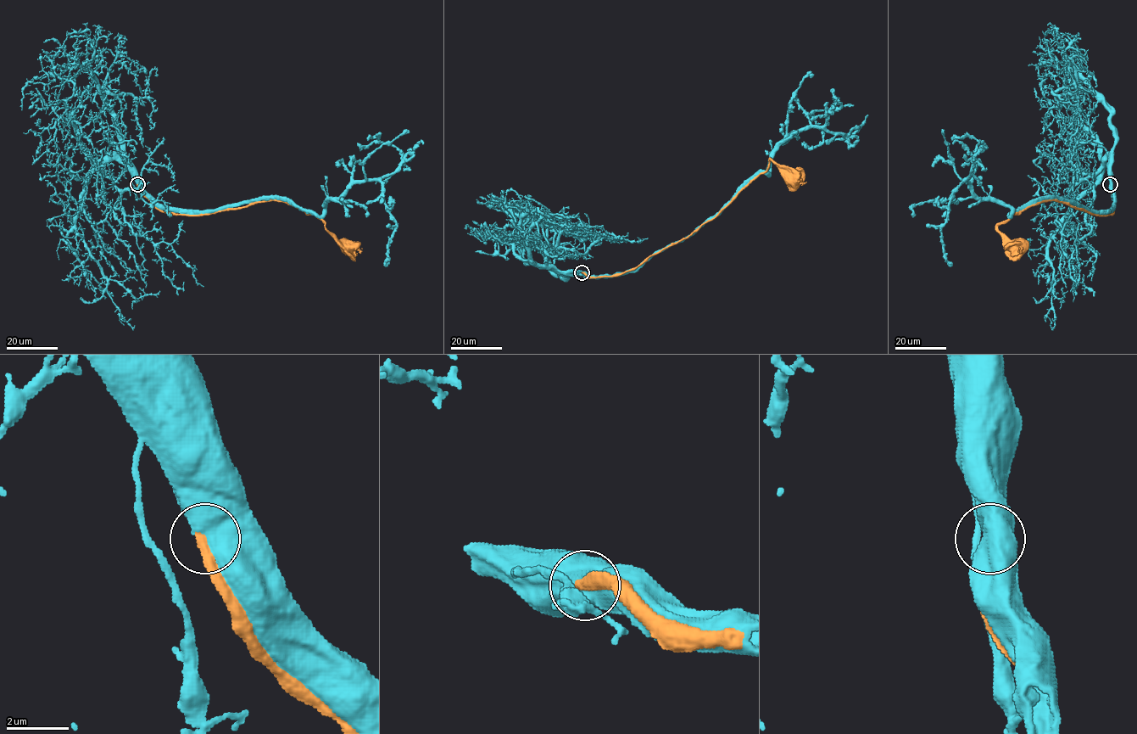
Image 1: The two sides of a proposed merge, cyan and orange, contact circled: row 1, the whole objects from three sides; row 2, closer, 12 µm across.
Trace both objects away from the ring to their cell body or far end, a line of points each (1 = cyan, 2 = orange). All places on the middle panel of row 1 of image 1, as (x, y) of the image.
1: (581, 272), (635, 271), (691, 236), (769, 173), (788, 137), (823, 126), (840, 105), (829, 113)
2: (581, 272), (588, 277), (617, 275), (688, 238), (762, 173), (769, 159), (790, 170), (793, 177)

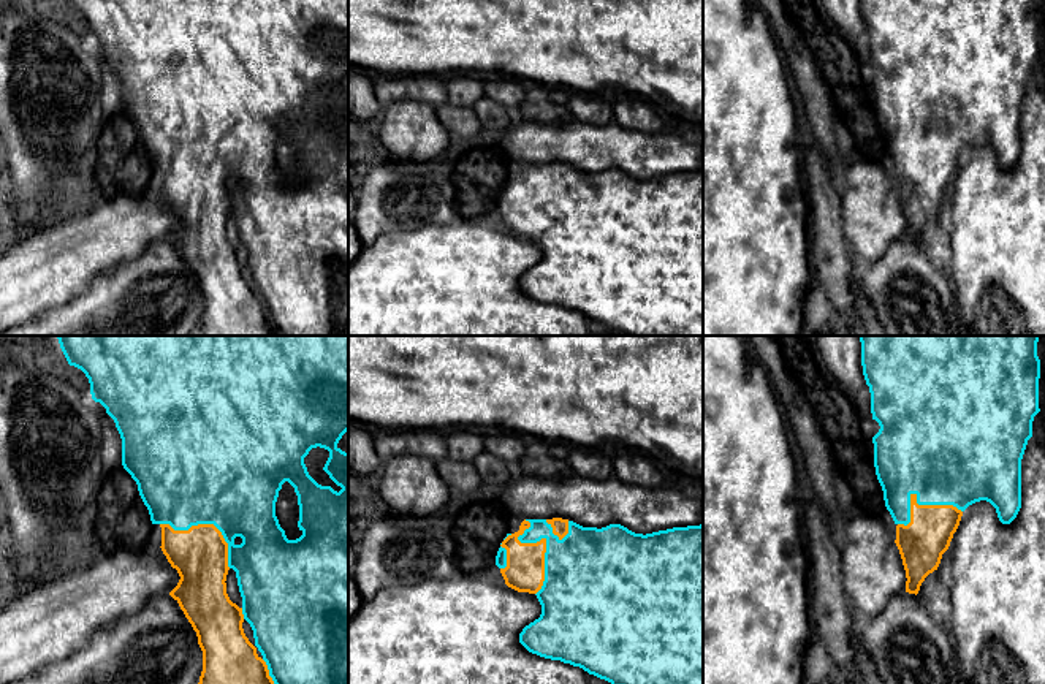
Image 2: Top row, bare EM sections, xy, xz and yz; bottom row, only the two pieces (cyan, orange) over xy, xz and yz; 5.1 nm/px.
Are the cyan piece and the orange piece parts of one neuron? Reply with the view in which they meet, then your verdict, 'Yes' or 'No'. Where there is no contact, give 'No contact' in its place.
Touches cyan in xz. Yes

